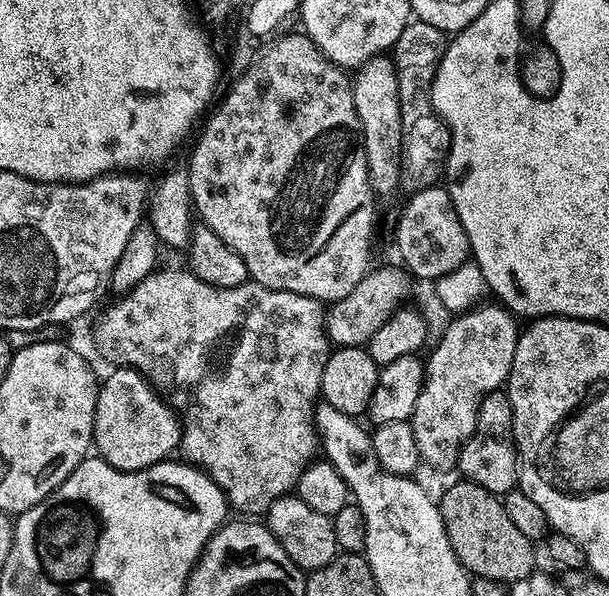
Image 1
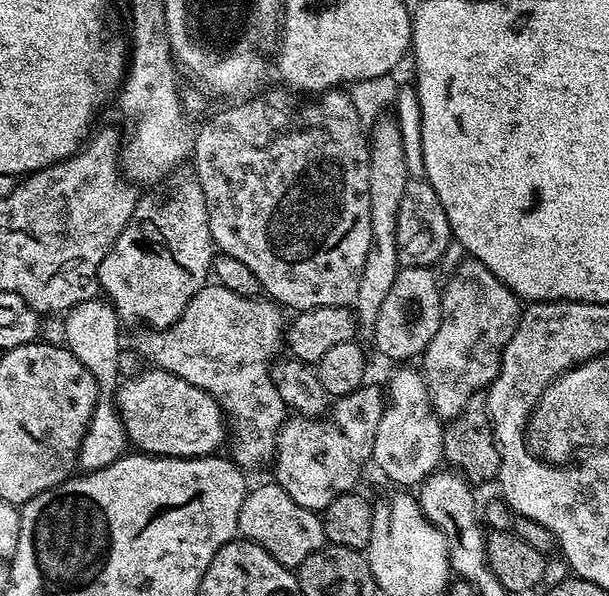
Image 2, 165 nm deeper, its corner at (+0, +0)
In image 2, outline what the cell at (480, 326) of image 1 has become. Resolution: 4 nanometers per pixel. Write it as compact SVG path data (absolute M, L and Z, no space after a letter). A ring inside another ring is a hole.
M465 259L447 279L448 285L445 283L440 293L440 325L434 338L430 338L430 346L422 357L422 375L428 387L432 409L444 422L462 414L466 402L470 402L470 394L487 389L494 382L494 378L500 373L506 346L514 330L522 323L520 297L514 295L501 280L494 278L494 274L490 274L490 270L486 270L486 266L482 266L477 260Z

